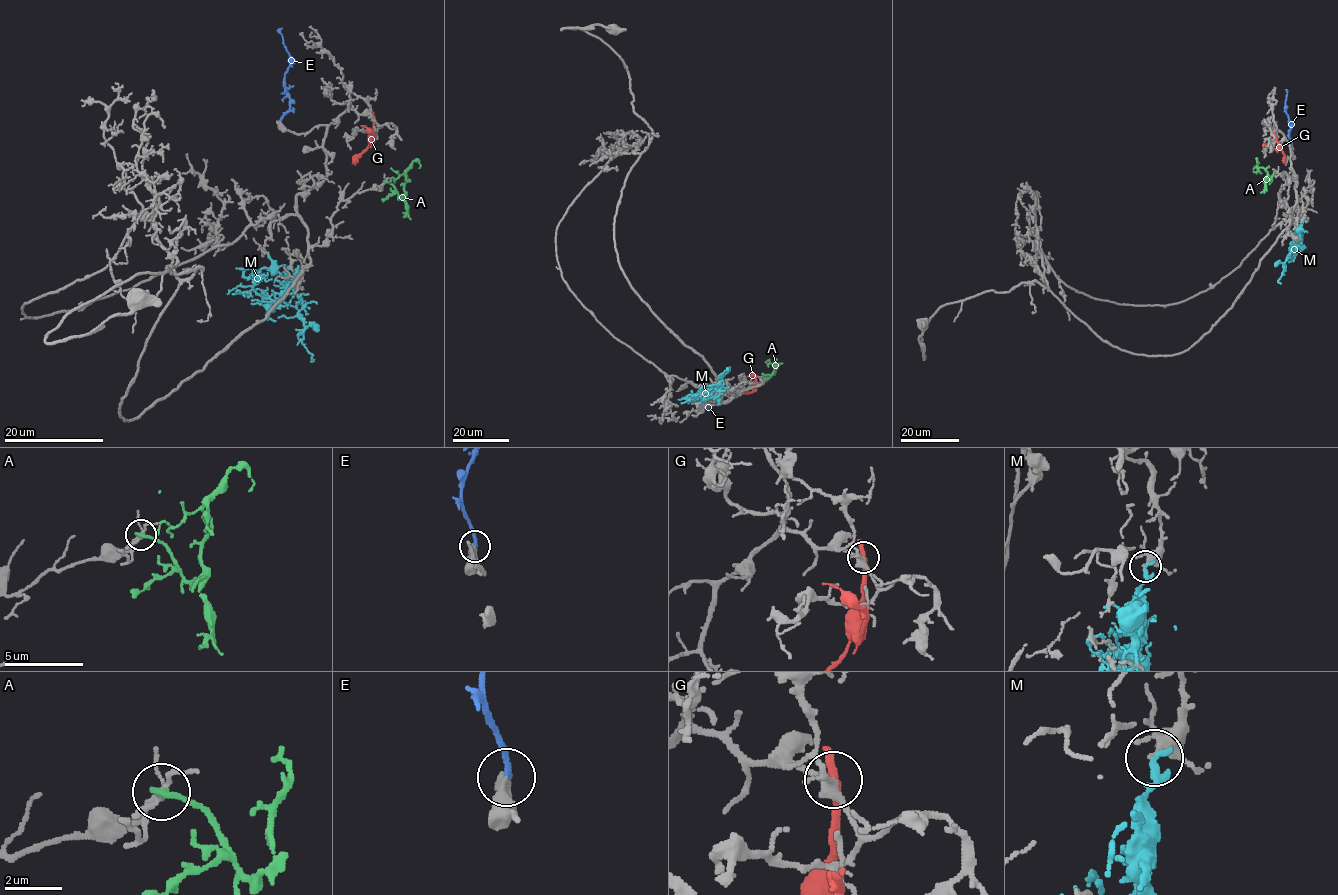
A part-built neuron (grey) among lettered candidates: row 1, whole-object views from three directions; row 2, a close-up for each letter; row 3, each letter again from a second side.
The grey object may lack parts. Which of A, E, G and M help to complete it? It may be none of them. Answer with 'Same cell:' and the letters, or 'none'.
Same cell: E

